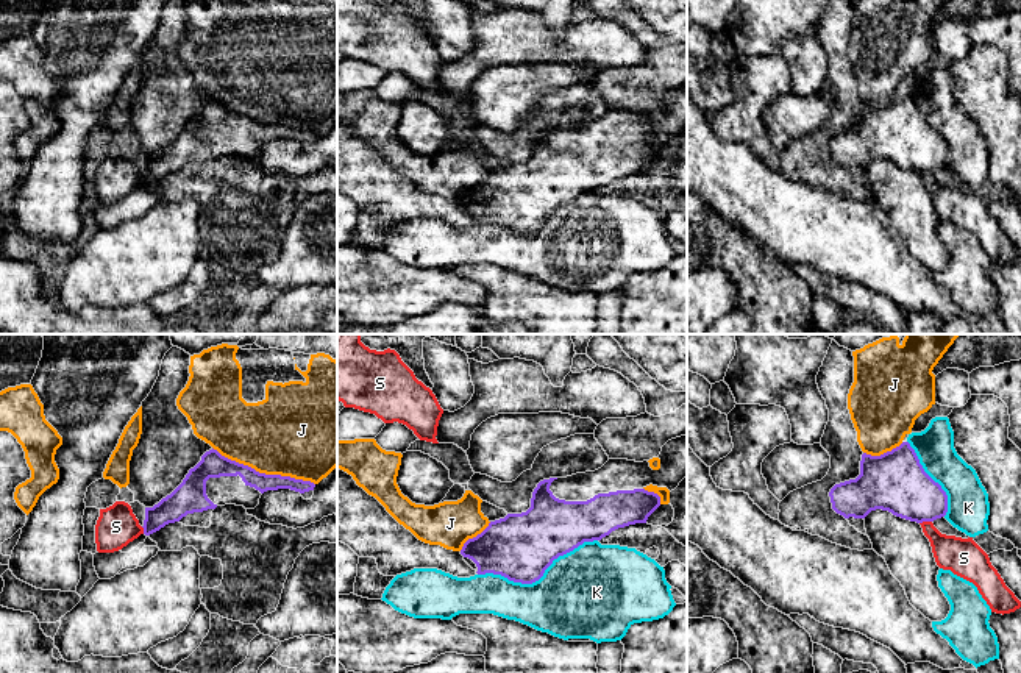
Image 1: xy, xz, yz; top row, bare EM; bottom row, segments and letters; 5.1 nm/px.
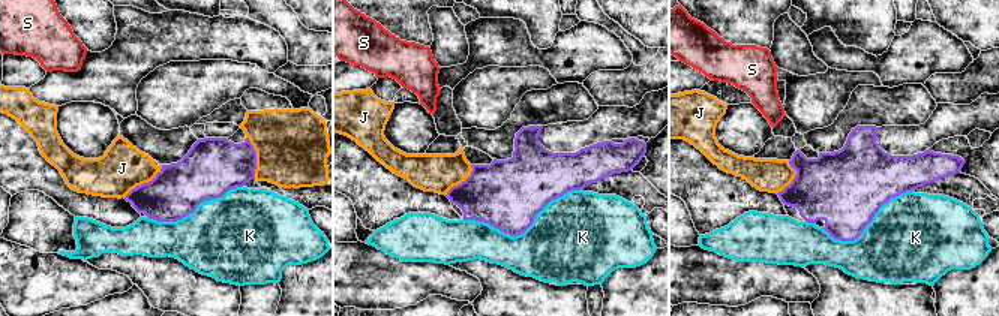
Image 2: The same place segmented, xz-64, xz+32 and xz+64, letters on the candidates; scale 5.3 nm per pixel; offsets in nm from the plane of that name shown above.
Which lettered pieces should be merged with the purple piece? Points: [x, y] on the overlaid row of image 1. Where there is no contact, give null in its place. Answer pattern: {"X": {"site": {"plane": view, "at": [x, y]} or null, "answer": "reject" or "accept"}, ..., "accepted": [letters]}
{"J": {"site": {"plane": "xy", "at": [264, 473]}, "answer": "reject"}, "K": {"site": {"plane": "xz", "at": [539, 578]}, "answer": "reject"}, "S": {"site": {"plane": "yz", "at": [924, 520]}, "answer": "reject"}, "accepted": []}

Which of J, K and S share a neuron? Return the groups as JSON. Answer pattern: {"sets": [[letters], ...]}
{"sets": [["J"], ["K"], ["S"]]}

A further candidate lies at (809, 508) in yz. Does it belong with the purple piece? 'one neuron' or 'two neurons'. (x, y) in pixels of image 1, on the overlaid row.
two neurons

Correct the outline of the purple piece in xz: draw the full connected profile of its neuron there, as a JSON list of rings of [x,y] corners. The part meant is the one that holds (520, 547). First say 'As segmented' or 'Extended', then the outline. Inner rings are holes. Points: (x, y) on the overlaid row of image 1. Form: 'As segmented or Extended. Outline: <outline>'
Extended. Outline: [[[687,434],[668,440],[657,458],[659,470],[653,470],[648,461],[609,459],[595,472],[543,479],[534,489],[526,512],[490,522],[481,534],[464,543],[461,554],[476,564],[478,575],[493,573],[514,582],[532,584],[554,559],[584,542],[601,540],[618,528],[646,523],[660,506],[660,497],[645,487],[653,484],[671,492],[687,476]]]

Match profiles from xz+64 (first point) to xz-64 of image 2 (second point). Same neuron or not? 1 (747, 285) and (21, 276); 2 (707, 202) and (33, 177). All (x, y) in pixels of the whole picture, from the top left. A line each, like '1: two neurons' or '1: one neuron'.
1: one neuron
2: one neuron

